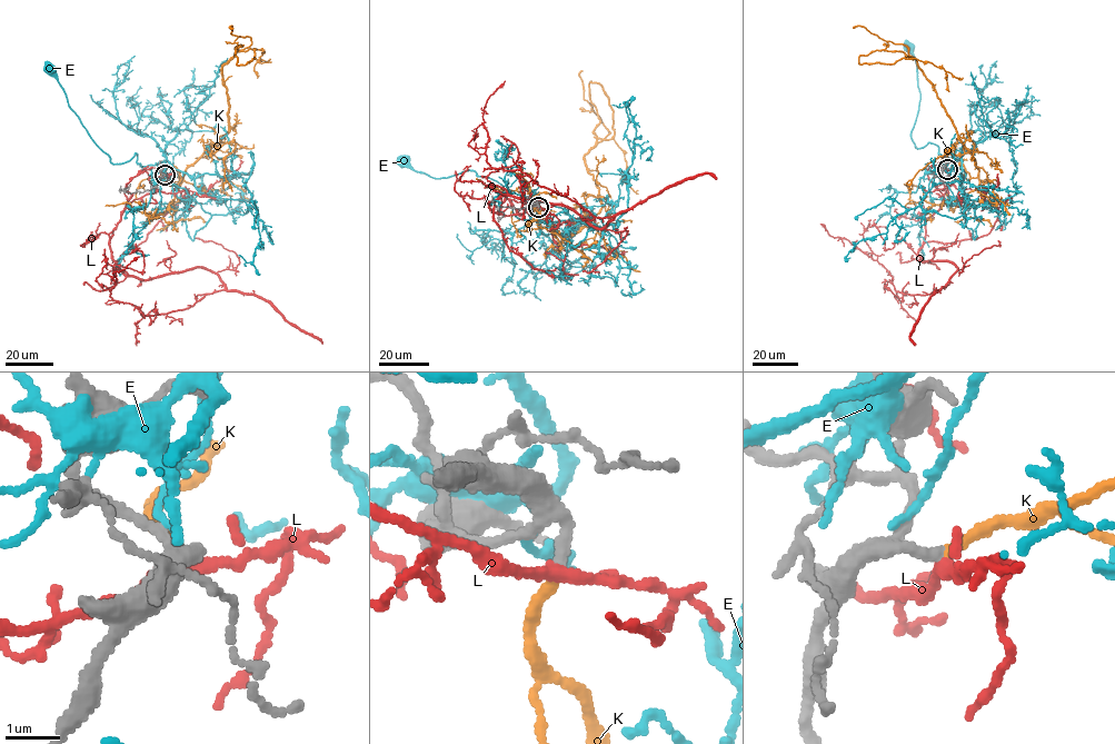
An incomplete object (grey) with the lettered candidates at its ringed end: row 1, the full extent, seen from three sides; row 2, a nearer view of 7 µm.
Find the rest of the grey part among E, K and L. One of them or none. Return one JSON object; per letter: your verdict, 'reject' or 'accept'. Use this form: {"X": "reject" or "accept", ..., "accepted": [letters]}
{"E": "reject", "K": "accept", "L": "reject", "accepted": ["K"]}

